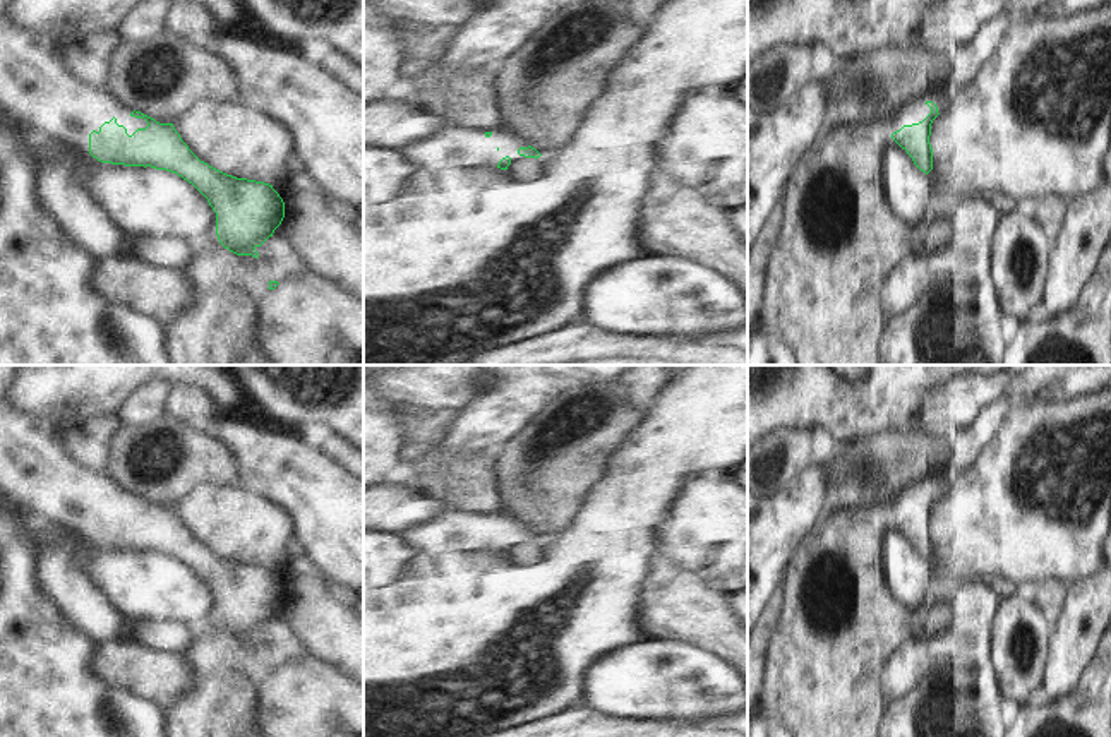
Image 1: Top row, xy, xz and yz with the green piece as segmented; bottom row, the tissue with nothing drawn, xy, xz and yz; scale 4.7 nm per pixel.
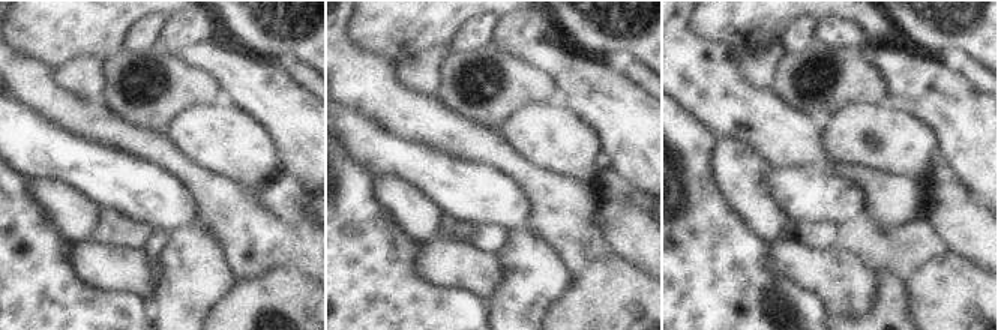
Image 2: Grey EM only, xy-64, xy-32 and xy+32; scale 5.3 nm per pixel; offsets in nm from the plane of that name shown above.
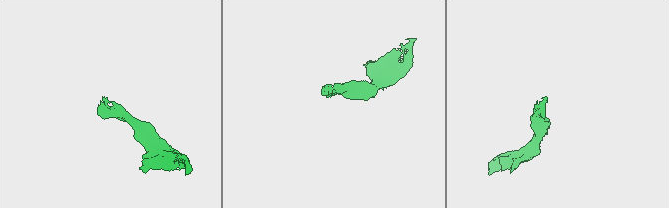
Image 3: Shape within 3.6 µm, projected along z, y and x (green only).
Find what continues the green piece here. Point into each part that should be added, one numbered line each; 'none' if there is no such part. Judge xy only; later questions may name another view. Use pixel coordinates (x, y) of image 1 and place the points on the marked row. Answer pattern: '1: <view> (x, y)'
1: xy (36, 86)

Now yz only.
1: yz (914, 110)

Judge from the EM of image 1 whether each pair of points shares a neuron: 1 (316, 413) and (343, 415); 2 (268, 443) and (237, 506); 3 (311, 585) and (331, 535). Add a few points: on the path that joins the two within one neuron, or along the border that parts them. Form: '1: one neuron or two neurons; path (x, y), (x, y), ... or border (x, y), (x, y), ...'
1: one neuron; path (323, 413), (336, 413)
2: two neurons; border (259, 492), (278, 503), (292, 516)
3: two neurons; border (297, 547), (331, 581)

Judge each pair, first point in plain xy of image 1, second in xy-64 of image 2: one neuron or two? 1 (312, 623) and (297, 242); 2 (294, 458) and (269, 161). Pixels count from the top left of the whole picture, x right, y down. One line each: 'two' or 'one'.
1: one
2: two

